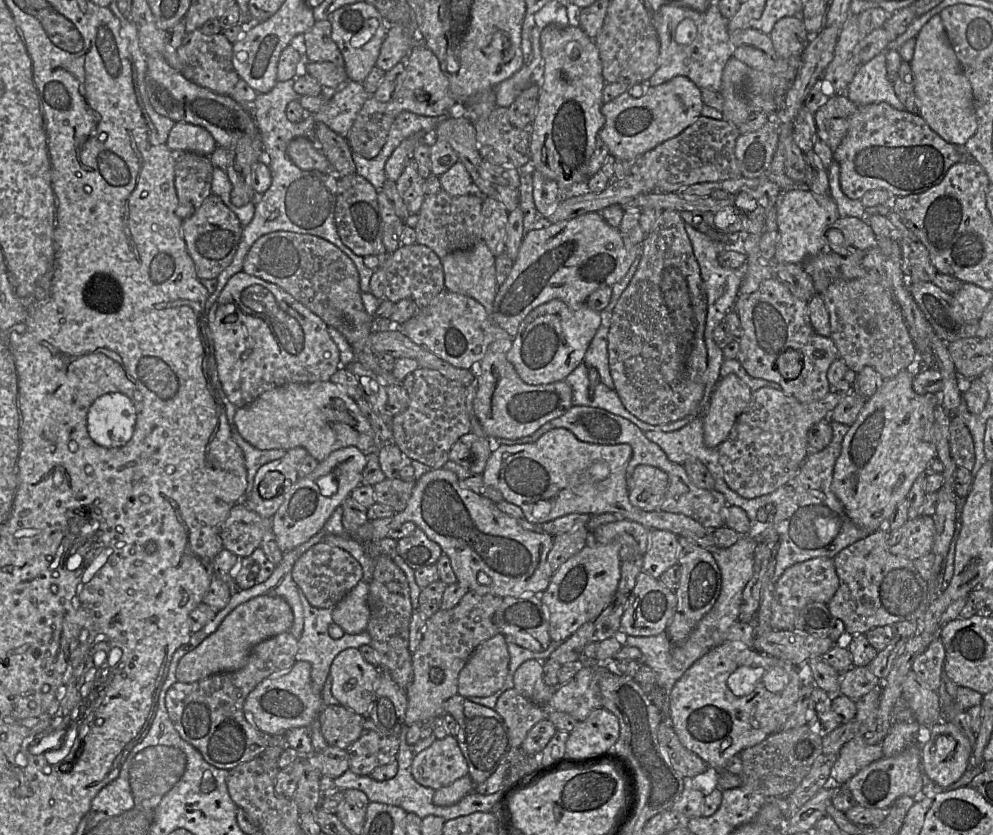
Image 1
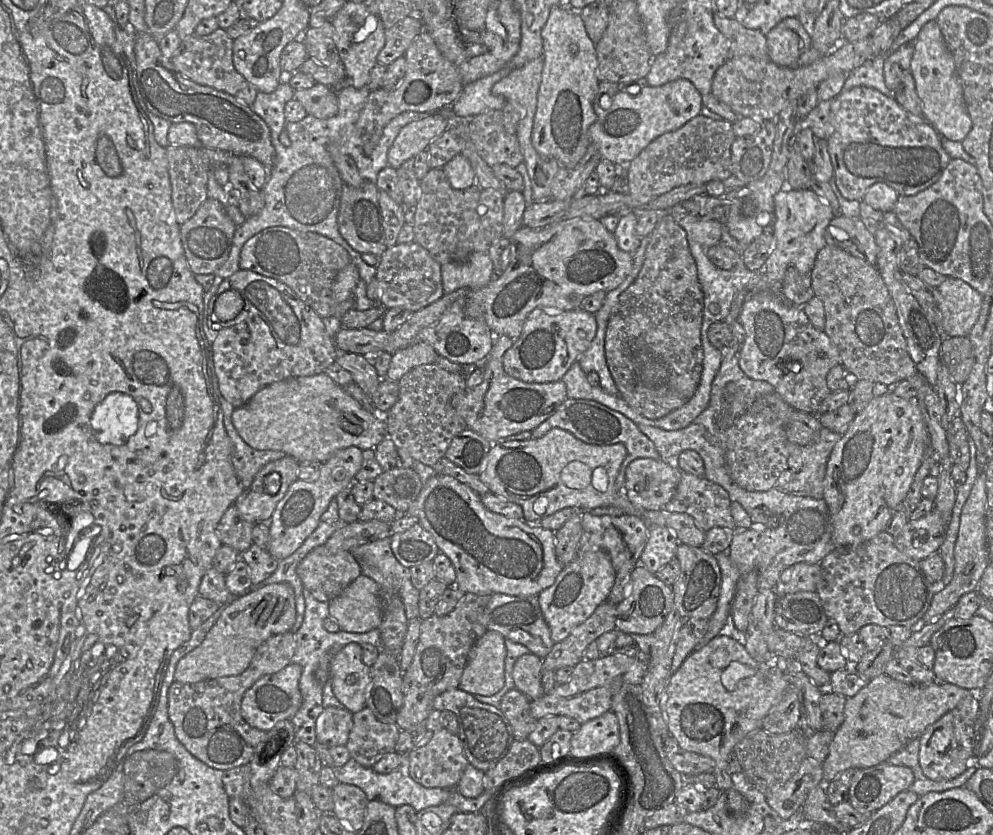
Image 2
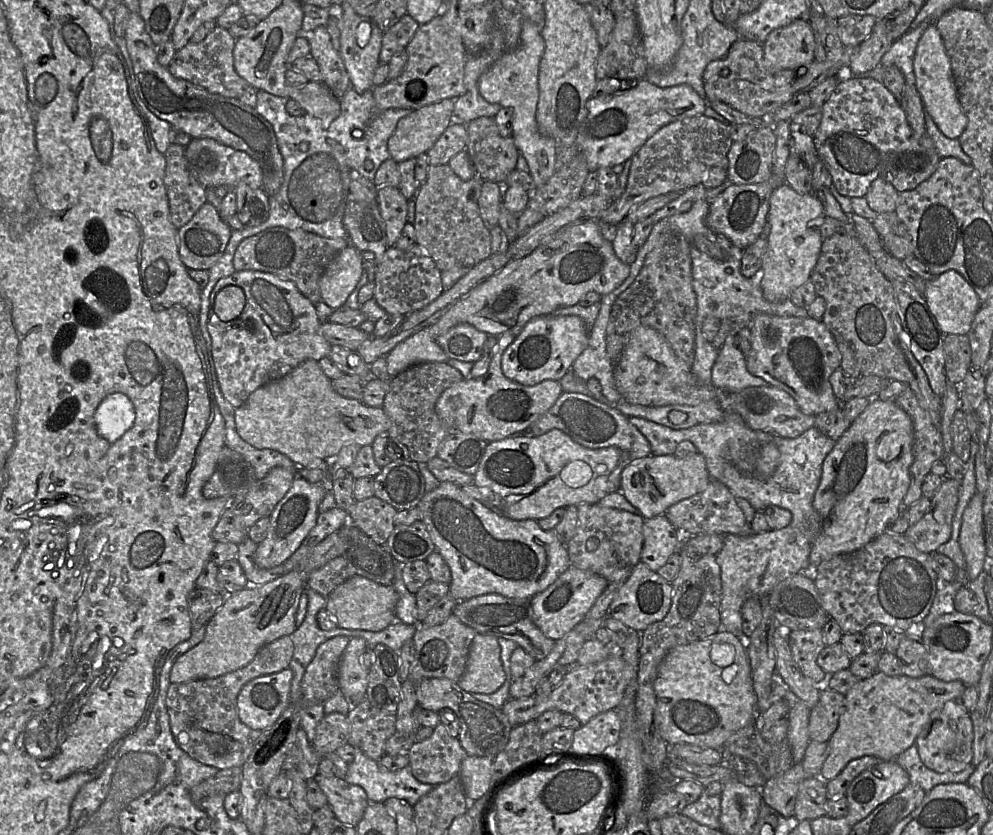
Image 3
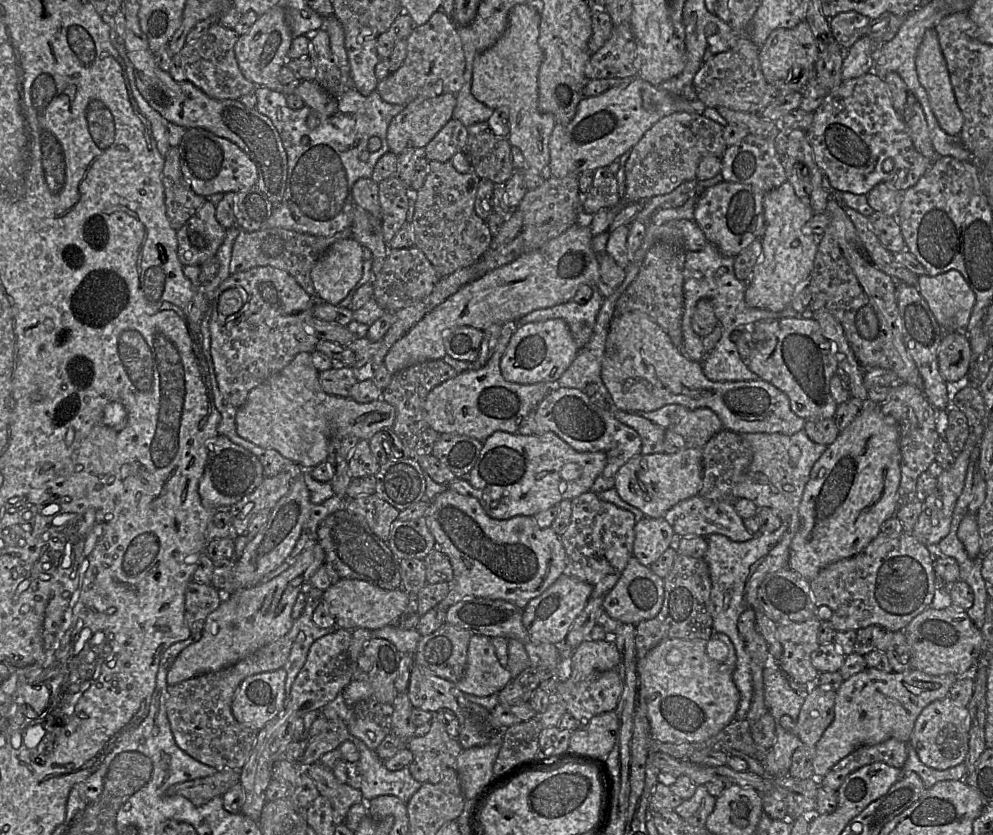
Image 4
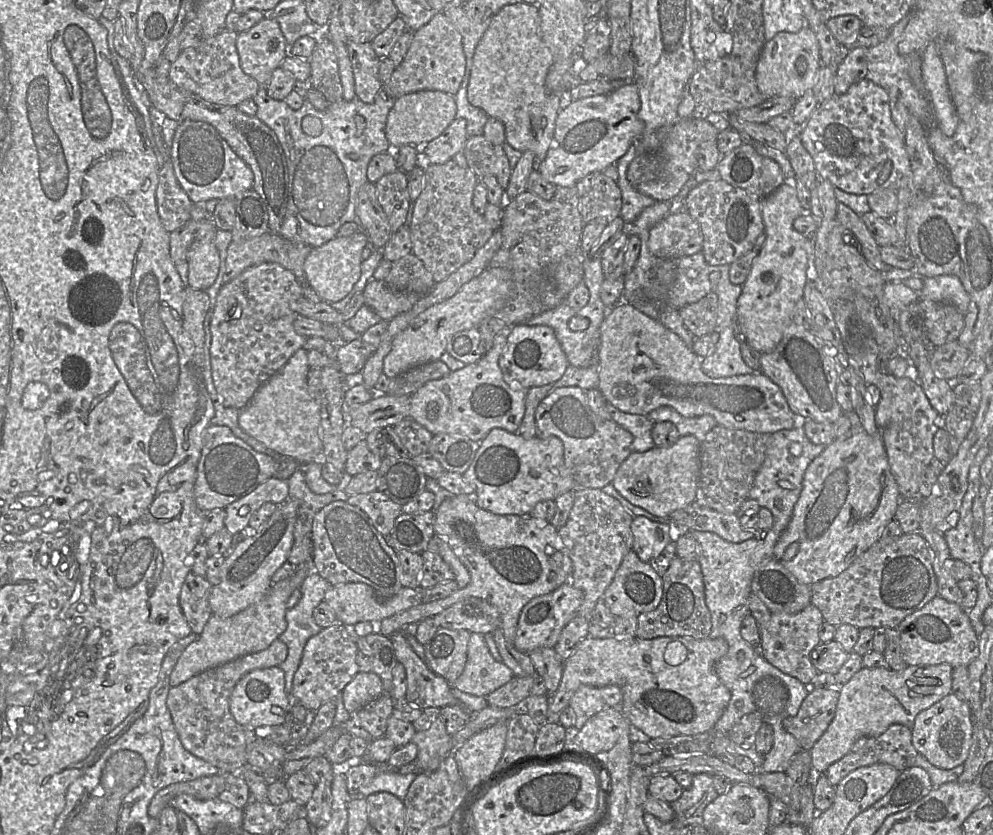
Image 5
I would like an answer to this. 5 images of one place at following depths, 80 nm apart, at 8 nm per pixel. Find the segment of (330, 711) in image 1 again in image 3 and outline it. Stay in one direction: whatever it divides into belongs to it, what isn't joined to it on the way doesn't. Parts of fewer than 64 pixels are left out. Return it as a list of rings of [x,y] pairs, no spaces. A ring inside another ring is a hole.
[[[338,712],[327,714],[316,726],[316,735],[312,742],[313,748],[320,757],[348,743],[349,722],[347,715]]]

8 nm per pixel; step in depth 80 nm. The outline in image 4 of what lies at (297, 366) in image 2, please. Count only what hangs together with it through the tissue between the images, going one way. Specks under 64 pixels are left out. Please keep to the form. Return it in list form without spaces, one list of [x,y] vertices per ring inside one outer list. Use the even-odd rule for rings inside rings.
[[[258,266],[230,275],[216,289],[212,303],[210,320],[211,354],[221,395],[227,404],[241,407],[249,392],[257,385],[275,375],[287,366],[300,352],[312,353],[320,340],[309,326],[313,316],[314,298],[286,271],[272,266]],[[229,288],[237,288],[243,298],[241,310],[224,316],[218,311],[220,295]]]

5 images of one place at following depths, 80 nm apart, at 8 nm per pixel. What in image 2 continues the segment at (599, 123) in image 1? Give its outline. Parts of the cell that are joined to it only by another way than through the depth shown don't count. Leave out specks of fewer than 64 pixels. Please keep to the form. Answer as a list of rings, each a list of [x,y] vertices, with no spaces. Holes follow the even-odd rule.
[[[567,3],[555,5],[541,31],[543,69],[532,145],[542,157],[556,160],[559,169],[573,168],[583,158],[591,144],[589,128],[597,119],[593,103],[599,84],[595,74],[598,58],[579,12]]]

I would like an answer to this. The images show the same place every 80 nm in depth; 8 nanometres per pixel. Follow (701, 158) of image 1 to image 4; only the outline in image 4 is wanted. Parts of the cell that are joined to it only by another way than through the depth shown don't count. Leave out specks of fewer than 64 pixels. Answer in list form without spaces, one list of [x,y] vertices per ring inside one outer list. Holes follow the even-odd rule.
[[[675,112],[663,117],[645,132],[632,148],[625,165],[626,192],[620,202],[593,215],[590,228],[593,237],[608,230],[615,217],[631,203],[665,195],[683,182],[697,180],[697,169],[701,158],[716,156],[722,158],[727,145],[723,138],[724,127],[703,114]]]

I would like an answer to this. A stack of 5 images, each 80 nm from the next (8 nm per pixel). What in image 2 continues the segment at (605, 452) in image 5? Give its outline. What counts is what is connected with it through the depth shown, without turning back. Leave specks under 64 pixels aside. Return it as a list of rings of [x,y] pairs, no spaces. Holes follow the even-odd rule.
[[[567,398],[548,419],[531,432],[532,439],[543,437],[553,428],[566,430],[577,439],[591,445],[623,444],[627,454],[615,481],[615,486],[619,491],[625,490],[626,469],[632,461],[638,458],[660,458],[653,442],[639,430],[632,420],[596,401]]]

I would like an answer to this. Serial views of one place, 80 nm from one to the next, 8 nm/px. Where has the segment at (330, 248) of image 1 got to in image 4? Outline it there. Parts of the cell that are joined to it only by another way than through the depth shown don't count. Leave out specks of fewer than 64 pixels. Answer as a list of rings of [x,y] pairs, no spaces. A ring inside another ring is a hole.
[[[347,227],[331,237],[298,233],[283,228],[261,229],[255,232],[240,231],[235,239],[230,260],[230,275],[258,266],[272,266],[286,271],[312,298],[317,296],[311,270],[321,256],[335,242],[352,238],[352,228]]]

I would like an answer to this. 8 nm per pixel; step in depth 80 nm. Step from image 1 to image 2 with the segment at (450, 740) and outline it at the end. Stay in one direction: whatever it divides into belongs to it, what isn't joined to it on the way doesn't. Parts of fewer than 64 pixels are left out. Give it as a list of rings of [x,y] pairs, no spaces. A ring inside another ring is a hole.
[[[445,728],[434,732],[426,745],[410,750],[407,757],[410,777],[426,788],[454,789],[469,765],[460,738]]]

